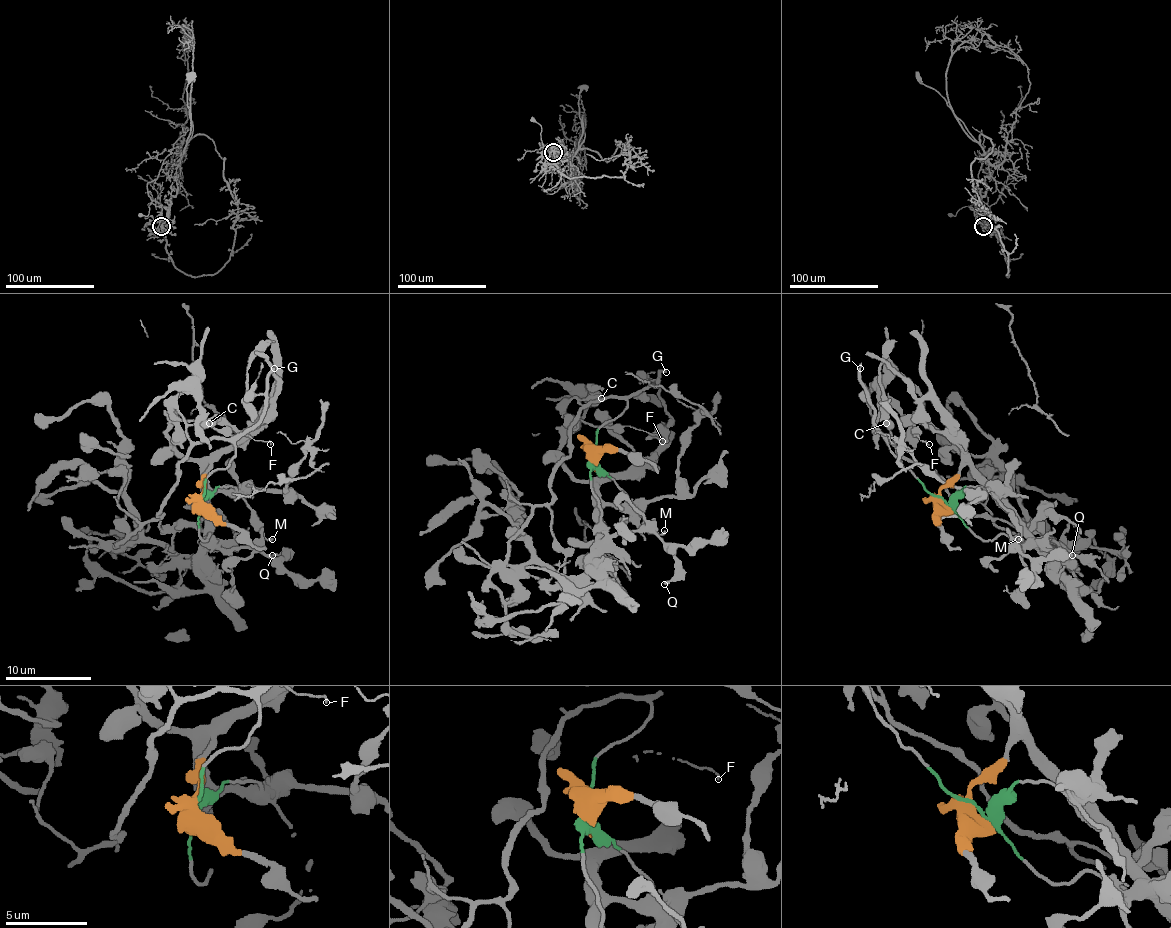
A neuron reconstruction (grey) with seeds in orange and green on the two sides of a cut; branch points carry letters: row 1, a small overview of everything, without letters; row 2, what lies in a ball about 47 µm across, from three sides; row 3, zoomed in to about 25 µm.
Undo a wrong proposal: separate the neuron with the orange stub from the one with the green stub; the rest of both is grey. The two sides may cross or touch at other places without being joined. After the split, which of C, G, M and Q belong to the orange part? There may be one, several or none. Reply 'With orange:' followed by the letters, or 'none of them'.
With orange: Q

